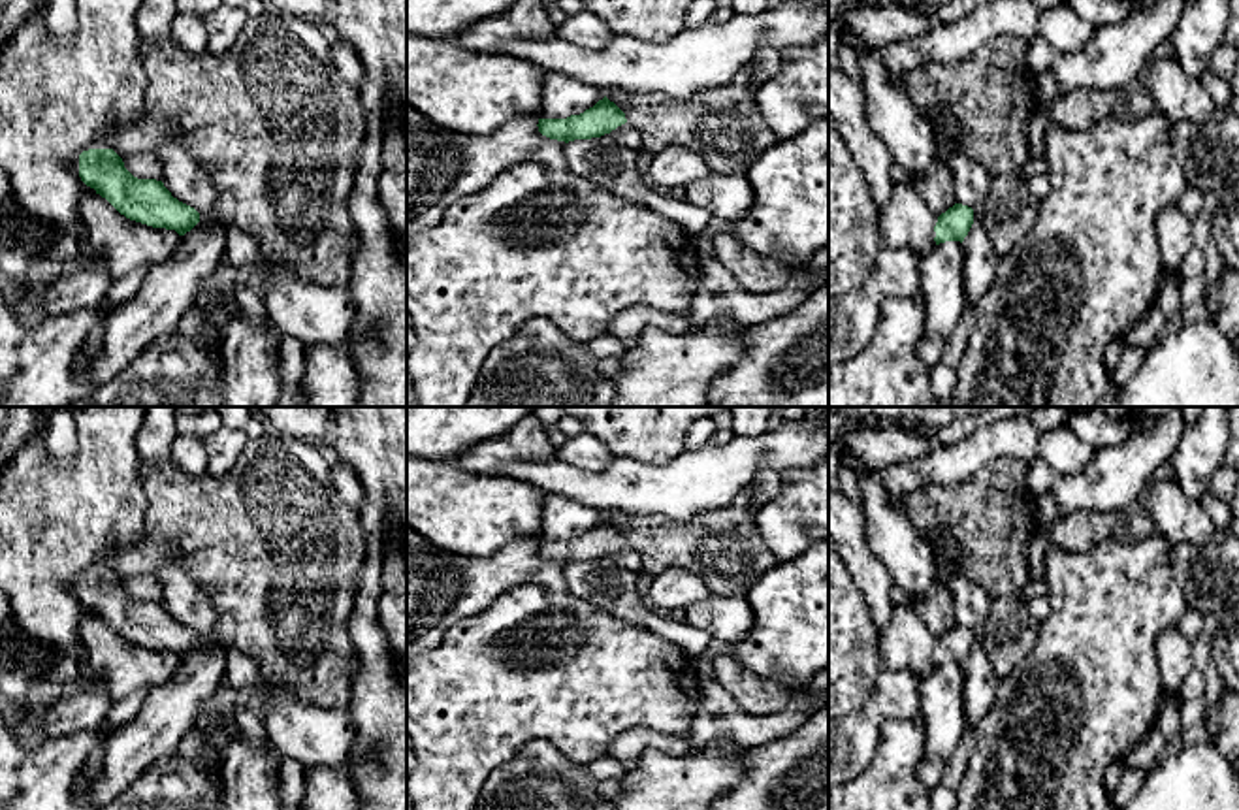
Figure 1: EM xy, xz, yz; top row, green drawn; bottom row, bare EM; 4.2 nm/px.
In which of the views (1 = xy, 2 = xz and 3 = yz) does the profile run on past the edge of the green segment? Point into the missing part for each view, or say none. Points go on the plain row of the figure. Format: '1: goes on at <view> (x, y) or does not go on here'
1: does not go on here
2: does not go on here
3: does not go on here

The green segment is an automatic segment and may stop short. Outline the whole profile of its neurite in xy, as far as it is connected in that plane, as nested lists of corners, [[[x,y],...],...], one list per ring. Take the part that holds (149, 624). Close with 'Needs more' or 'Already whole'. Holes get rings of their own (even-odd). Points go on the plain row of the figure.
[[[113,571],[83,573],[79,599],[130,642],[179,657],[200,644],[200,635],[173,620],[162,603],[134,599]]]. Already whole

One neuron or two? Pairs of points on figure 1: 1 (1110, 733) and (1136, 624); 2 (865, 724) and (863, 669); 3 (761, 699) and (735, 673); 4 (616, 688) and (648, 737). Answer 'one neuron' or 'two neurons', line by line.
1: one neuron
2: two neurons
3: one neuron
4: two neurons

